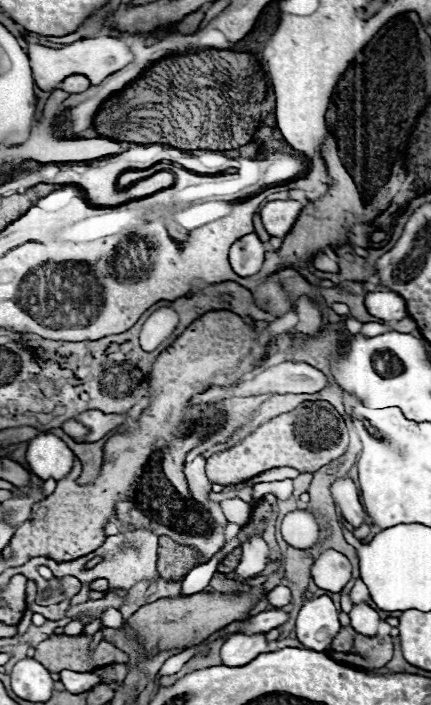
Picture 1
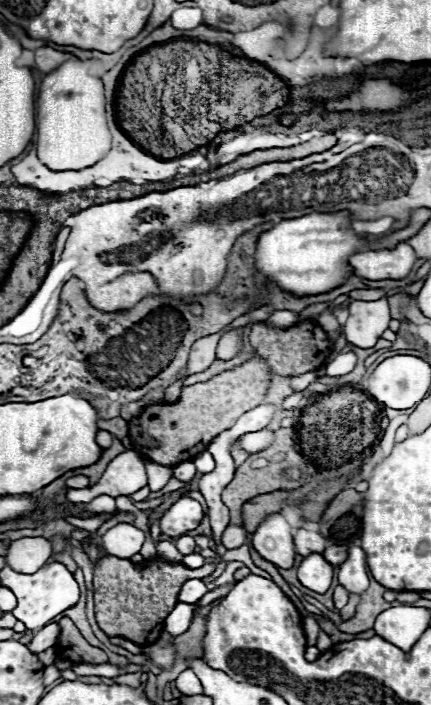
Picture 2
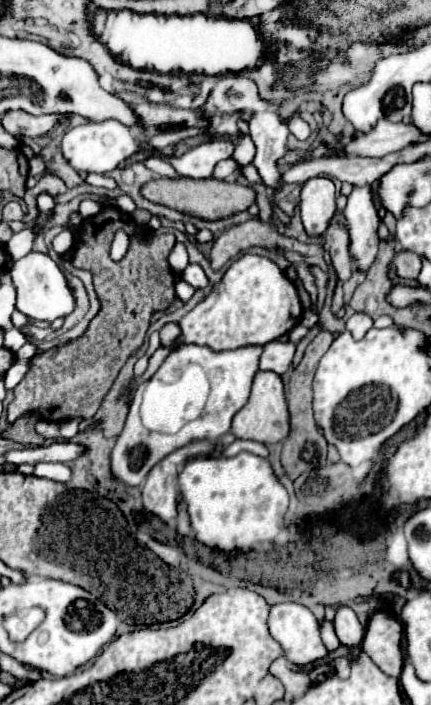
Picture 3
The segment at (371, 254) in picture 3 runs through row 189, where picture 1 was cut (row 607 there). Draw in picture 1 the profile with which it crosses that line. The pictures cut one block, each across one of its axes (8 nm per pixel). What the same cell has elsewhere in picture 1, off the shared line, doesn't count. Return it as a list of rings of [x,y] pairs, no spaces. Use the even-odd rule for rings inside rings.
[[[360,604],[354,606],[350,612],[350,620],[352,620],[352,628],[362,634],[362,636],[374,636],[380,624],[380,616],[374,608],[370,608],[368,604]]]

